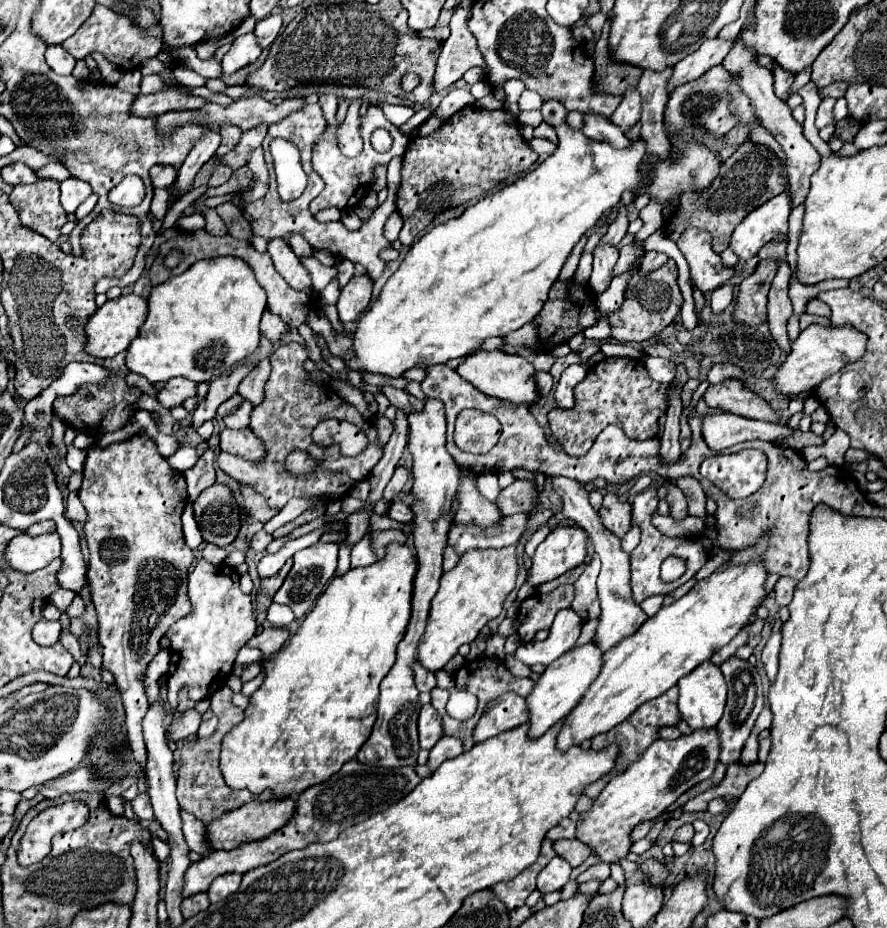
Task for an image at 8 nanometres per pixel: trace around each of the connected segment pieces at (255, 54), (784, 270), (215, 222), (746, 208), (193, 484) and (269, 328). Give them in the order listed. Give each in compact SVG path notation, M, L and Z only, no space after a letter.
M246 33L246 35L234 39L230 51L222 59L222 71L224 71L224 75L232 75L238 69L254 63L260 57L260 53L262 53L262 49L256 45L254 33Z
M776 259L776 263L778 263L778 271L768 293L768 325L772 337L788 353L790 339L786 335L786 321L792 315L792 303L788 297L788 283L790 283L792 269L786 263L786 259Z
M200 197L200 199L196 201L196 207L198 207L198 211L204 215L204 219L206 219L206 231L208 231L210 235L226 235L228 229L226 229L226 225L224 225L224 221L218 217L218 213L216 213L214 209L204 207L202 203L204 203L204 197Z
M746 141L722 163L720 173L708 189L688 191L686 195L682 195L682 207L664 225L664 231L668 237L676 239L680 237L680 231L684 227L706 229L714 237L714 251L722 253L730 245L730 237L734 229L742 223L742 219L768 199L780 195L784 187L786 183L782 177L778 155L764 145L754 145L752 141Z
M208 449L198 465L194 465L192 469L184 471L184 479L188 483L188 499L196 501L196 497L210 485L214 485L216 477L214 477L214 453Z
M264 311L262 321L260 321L262 335L266 335L270 341L278 341L286 333L286 329L288 329L288 325L284 325L284 321L278 315L274 315L270 311Z

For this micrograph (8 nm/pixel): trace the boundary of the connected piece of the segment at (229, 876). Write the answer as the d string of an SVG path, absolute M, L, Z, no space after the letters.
M226 873L226 875L220 875L218 879L214 879L214 883L212 883L210 889L208 889L210 903L222 901L222 899L226 899L228 895L232 895L232 893L238 889L240 881L242 881L242 875L240 875L240 873Z

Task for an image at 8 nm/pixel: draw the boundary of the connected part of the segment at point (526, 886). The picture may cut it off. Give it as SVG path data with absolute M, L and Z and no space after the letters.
M544 839L542 841L540 857L528 869L524 869L524 873L516 875L512 881L494 885L492 887L492 893L506 905L508 911L512 911L516 907L522 907L524 901L526 901L526 897L536 889L536 877L538 877L538 873L544 869L544 865L550 863L550 859L554 855L556 853L552 849L552 841L550 839Z

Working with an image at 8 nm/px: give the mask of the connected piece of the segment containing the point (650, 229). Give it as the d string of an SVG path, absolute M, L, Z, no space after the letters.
M654 199L654 201L650 201L650 203L640 211L640 217L642 217L642 221L644 221L644 227L634 235L634 241L644 241L648 235L652 235L658 227L664 225L662 209L664 209L664 205Z

